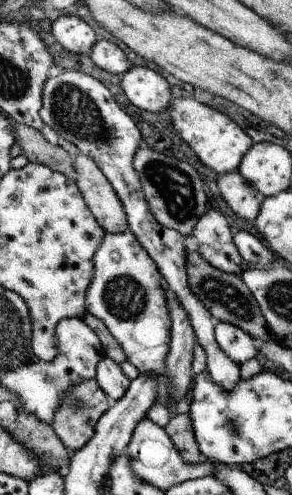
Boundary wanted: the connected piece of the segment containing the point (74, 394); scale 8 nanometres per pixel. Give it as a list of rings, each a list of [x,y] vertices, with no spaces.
[[[95,378],[78,382],[76,386],[72,386],[72,390],[62,394],[62,402],[60,402],[60,406],[58,406],[56,414],[54,414],[54,422],[52,422],[51,426],[58,438],[62,440],[62,444],[70,450],[70,453],[74,453],[86,445],[90,438],[94,436],[100,417],[105,414],[111,405],[112,402],[98,386]]]

